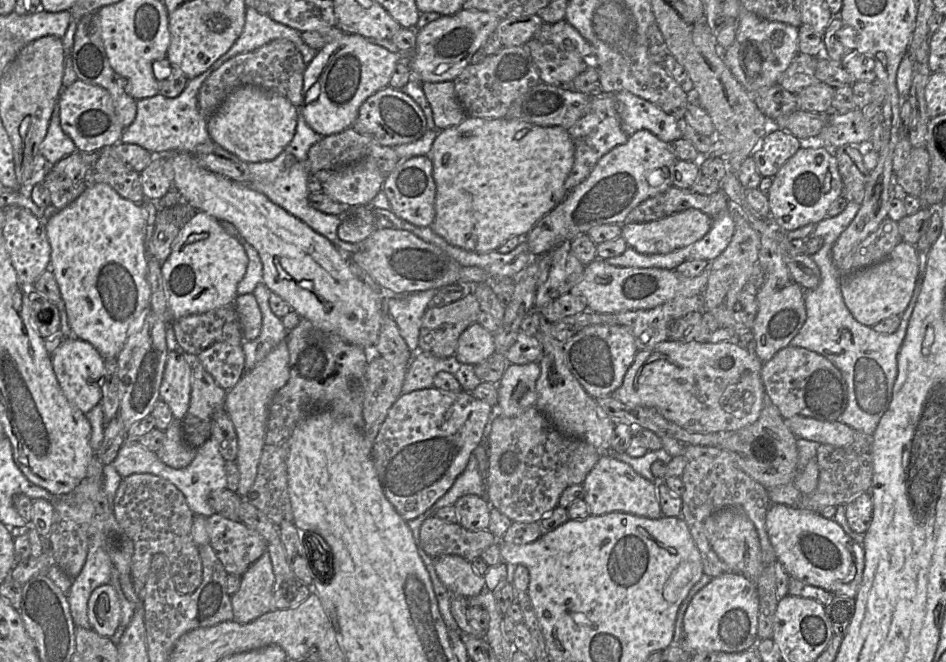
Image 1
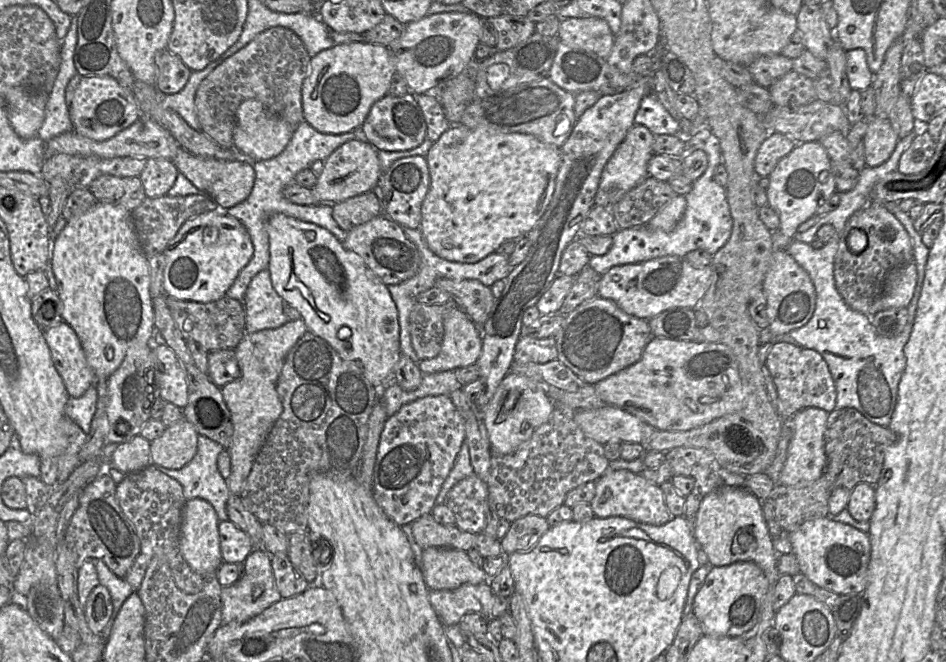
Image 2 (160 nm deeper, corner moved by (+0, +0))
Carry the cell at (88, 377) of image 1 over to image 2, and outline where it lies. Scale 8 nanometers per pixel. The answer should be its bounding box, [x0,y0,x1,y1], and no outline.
[44,321,96,397]

